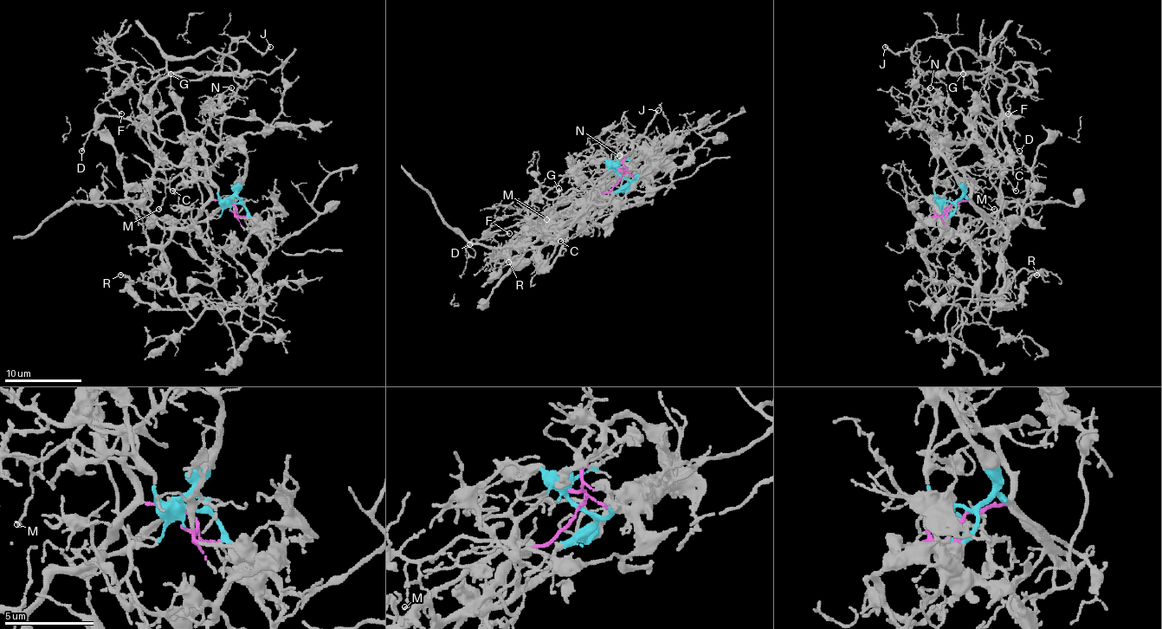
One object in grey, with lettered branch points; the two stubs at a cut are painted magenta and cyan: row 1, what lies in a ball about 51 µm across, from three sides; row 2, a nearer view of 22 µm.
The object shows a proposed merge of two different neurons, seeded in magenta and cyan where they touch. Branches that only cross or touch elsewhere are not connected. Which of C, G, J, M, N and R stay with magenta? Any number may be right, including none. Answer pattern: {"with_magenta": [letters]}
{"with_magenta": ["C", "M", "N", "R"]}

